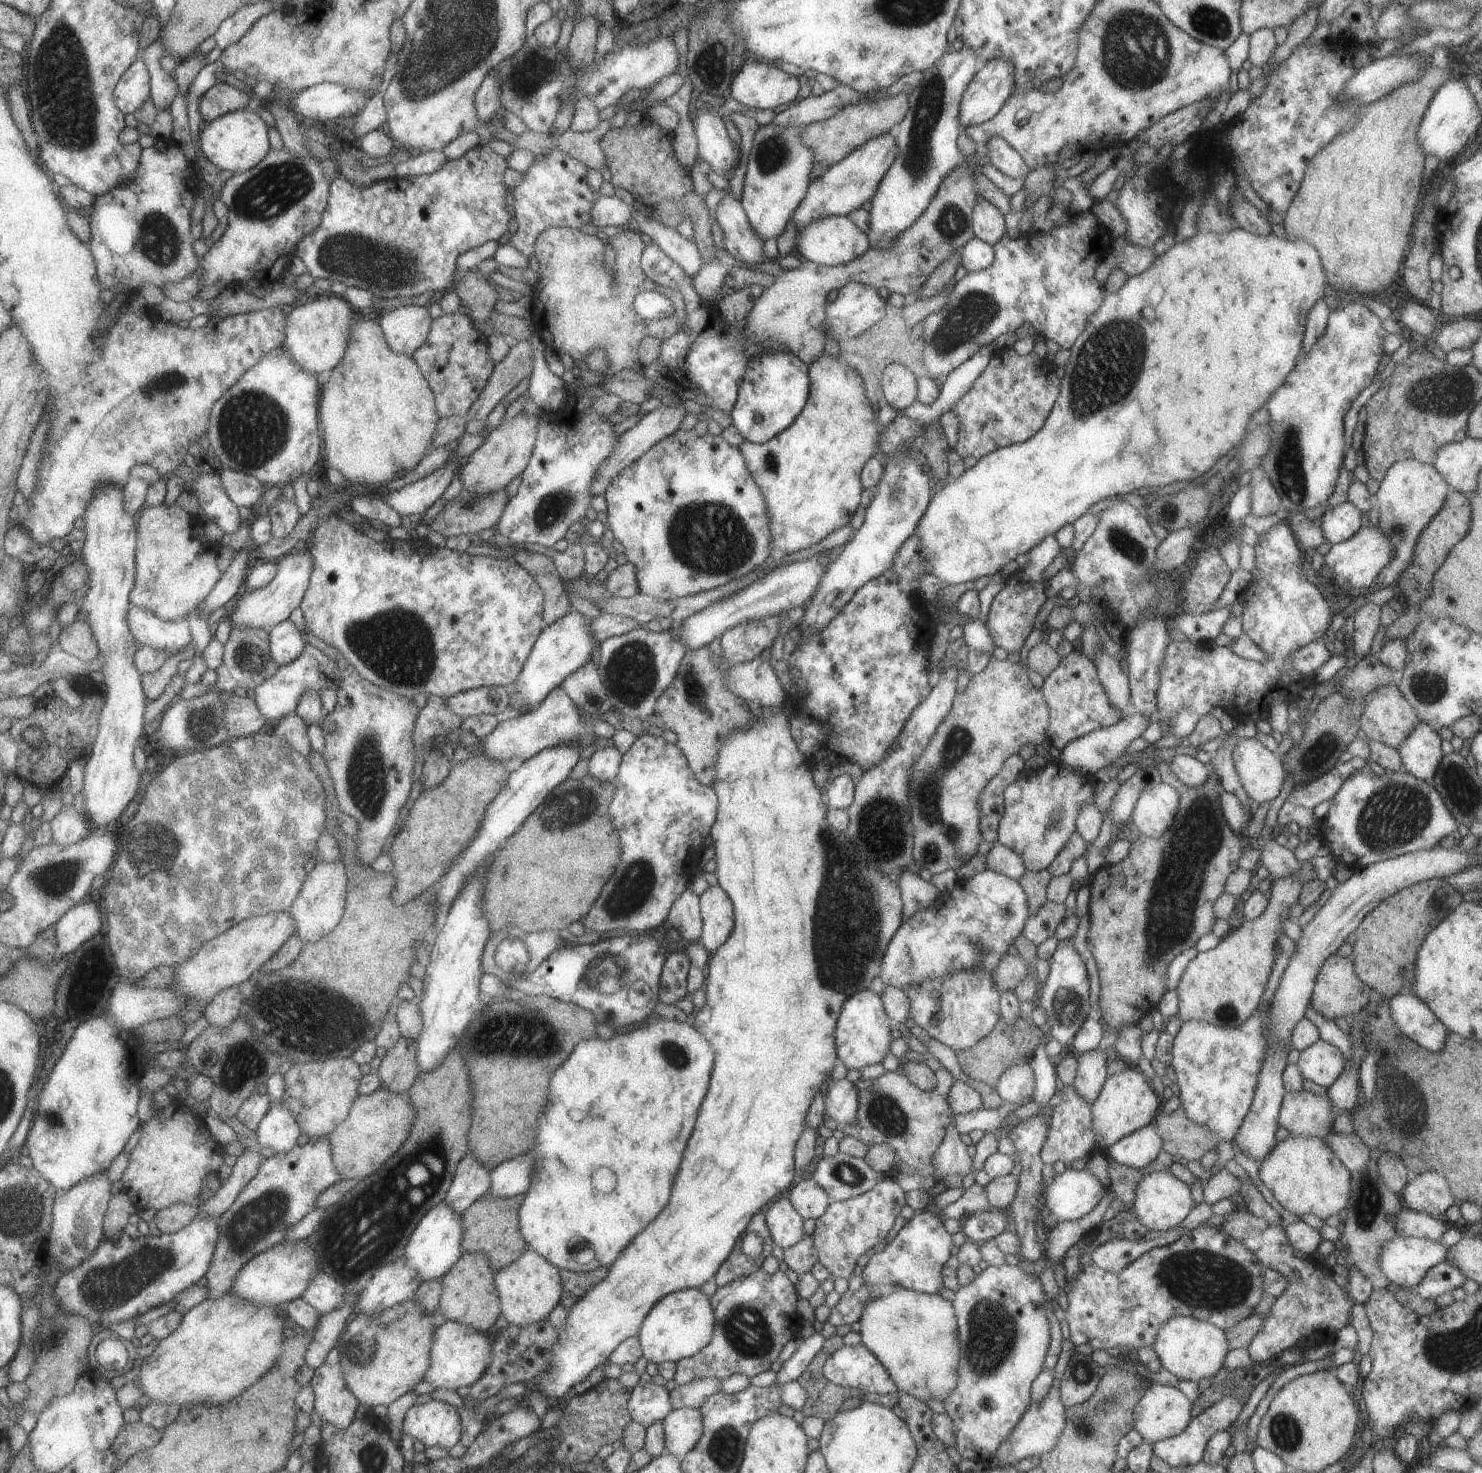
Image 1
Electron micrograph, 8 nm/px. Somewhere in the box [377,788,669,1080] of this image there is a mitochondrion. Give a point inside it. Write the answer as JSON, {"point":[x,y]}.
{"point":[634,888]}

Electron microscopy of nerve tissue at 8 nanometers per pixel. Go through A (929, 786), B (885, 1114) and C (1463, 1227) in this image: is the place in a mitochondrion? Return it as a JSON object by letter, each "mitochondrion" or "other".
{"A":"mitochondrion","B":"mitochondrion","C":"other"}

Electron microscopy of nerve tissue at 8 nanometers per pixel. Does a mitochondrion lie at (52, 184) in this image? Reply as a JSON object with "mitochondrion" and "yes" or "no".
{"mitochondrion":"no"}

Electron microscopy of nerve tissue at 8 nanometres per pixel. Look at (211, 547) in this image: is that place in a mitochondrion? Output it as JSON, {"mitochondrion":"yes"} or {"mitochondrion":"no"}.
{"mitochondrion":"no"}

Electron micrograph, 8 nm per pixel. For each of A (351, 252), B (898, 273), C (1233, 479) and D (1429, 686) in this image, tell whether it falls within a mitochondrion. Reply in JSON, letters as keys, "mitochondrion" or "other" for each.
{"A":"mitochondrion","B":"other","C":"other","D":"mitochondrion"}

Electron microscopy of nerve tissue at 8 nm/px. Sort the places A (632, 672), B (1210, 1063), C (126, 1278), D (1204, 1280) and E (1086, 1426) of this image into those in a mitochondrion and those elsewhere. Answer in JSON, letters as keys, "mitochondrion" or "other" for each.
{"A":"mitochondrion","B":"other","C":"mitochondrion","D":"mitochondrion","E":"mitochondrion"}

